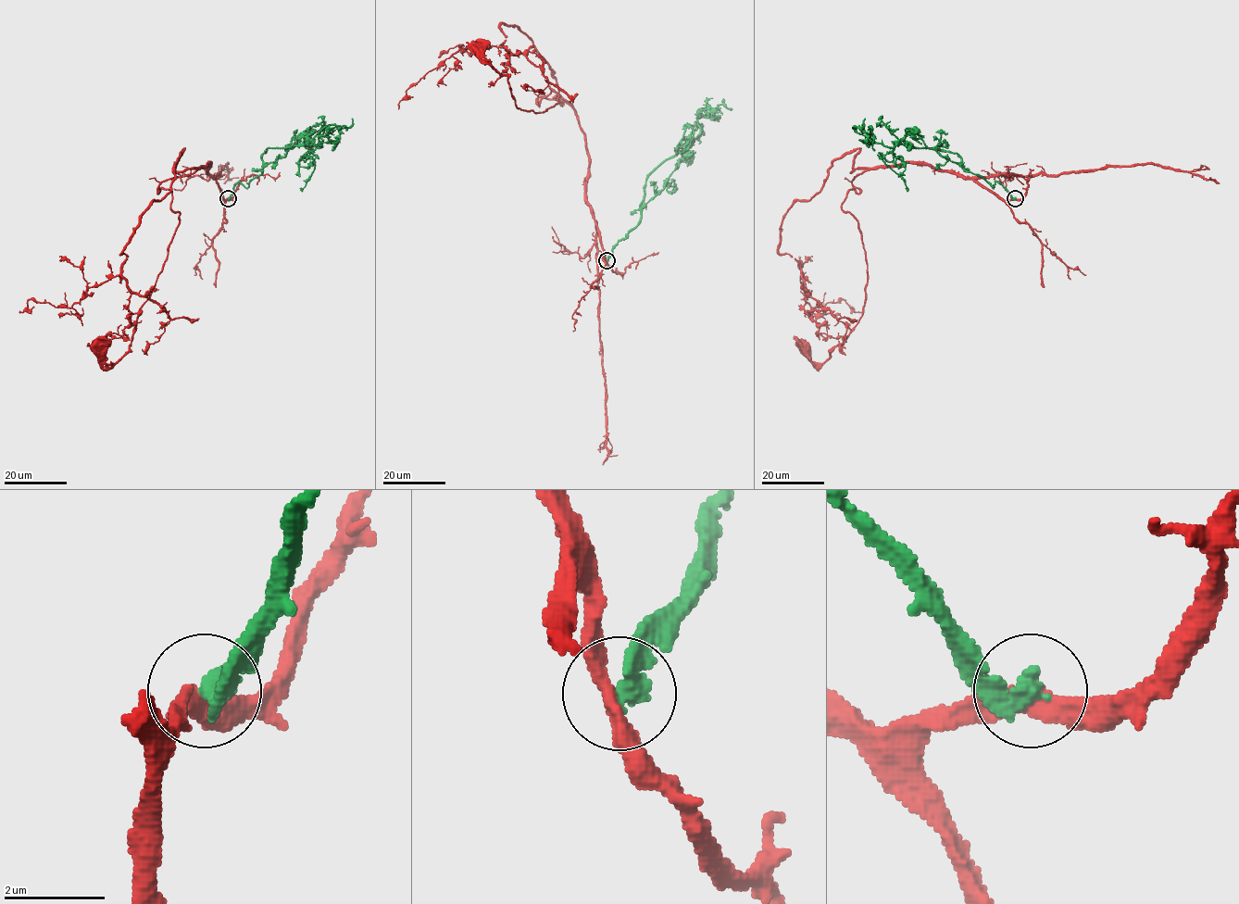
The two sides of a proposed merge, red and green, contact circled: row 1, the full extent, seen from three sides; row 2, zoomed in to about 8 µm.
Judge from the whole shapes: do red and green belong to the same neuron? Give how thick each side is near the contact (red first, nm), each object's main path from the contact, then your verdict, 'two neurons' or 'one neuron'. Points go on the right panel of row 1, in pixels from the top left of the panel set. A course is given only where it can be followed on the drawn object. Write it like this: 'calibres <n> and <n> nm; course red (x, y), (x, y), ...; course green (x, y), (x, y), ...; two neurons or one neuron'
calibres 360 and 440 nm; course red (1015, 198), (927, 165), (860, 173), (841, 207), (865, 251), (862, 316), (823, 362), (806, 345); course green (1015, 198), (1000, 183), (992, 187), (908, 134), (893, 149), (892, 161), (882, 156), (902, 177), (907, 192); two neurons

